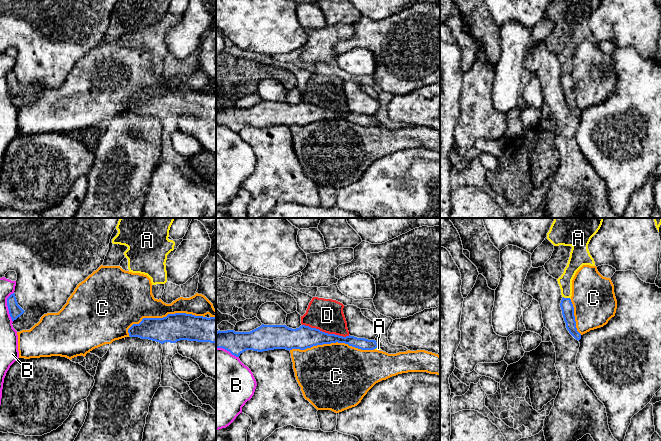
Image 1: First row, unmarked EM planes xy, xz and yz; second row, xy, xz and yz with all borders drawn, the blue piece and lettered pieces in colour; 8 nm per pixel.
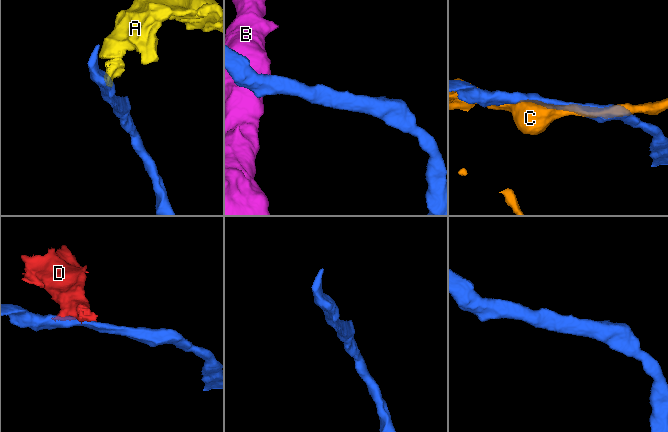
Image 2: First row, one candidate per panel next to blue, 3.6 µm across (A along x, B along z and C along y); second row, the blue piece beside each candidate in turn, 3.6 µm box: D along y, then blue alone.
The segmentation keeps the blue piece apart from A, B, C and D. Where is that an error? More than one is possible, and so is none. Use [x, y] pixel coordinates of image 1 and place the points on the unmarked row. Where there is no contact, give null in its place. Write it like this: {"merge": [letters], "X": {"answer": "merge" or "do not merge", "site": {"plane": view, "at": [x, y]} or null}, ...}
{"merge": [], "A": {"answer": "do not merge", "site": {"plane": "yz", "at": [567, 74]}}, "B": {"answer": "do not merge", "site": {"plane": "xy", "at": [8, 83]}}, "C": {"answer": "do not merge", "site": {"plane": "xz", "at": [331, 118]}}, "D": {"answer": "do not merge", "site": {"plane": "xz", "at": [326, 109]}}}

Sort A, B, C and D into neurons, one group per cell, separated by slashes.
A D / B / C

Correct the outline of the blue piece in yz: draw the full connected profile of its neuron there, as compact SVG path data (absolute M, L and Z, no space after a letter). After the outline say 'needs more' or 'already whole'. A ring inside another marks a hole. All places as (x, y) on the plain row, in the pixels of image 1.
M563 73L560 79L560 83L562 86L564 97L566 99L567 106L576 116L579 117L581 115L581 110L577 107L577 104L576 104L574 83L571 78L571 75Z; already whole

